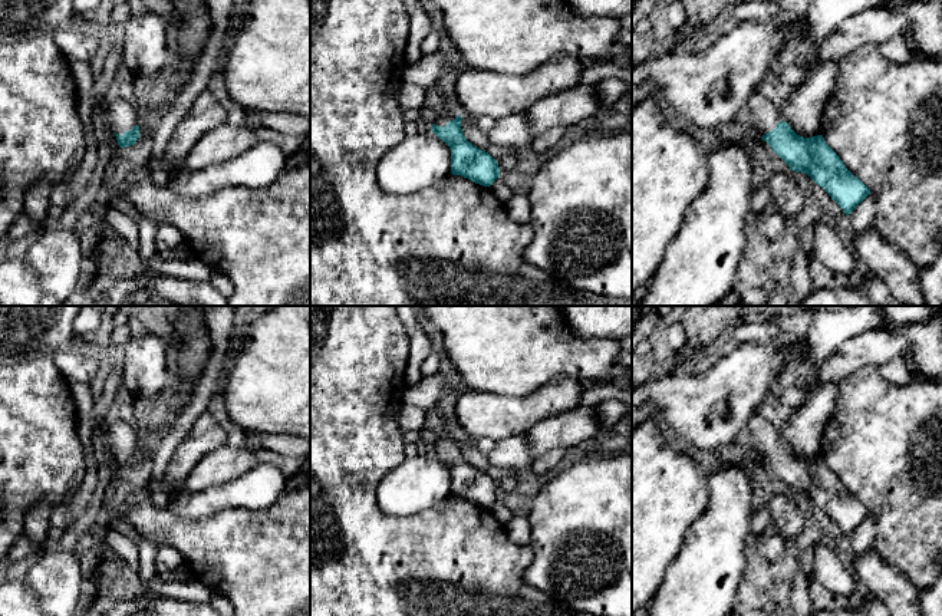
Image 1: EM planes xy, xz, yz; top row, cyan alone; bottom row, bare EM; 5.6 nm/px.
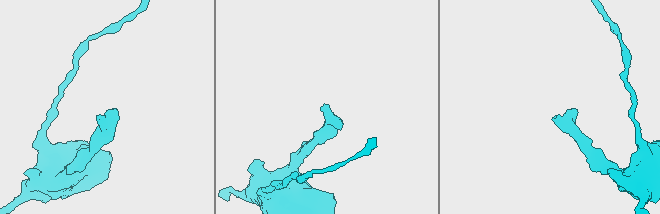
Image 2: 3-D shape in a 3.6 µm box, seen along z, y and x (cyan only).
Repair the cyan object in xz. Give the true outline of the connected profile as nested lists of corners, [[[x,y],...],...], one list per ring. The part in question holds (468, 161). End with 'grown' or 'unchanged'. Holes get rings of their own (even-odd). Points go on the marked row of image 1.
[[[439,112],[431,131],[451,149],[452,175],[461,175],[475,184],[490,187],[500,177],[498,164],[488,152],[465,139],[461,119],[455,112]]]; grown

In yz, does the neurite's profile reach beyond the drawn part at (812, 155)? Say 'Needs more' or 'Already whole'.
Needs more

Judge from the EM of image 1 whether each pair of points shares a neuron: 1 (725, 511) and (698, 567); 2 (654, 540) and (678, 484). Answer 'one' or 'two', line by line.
1: one
2: one

